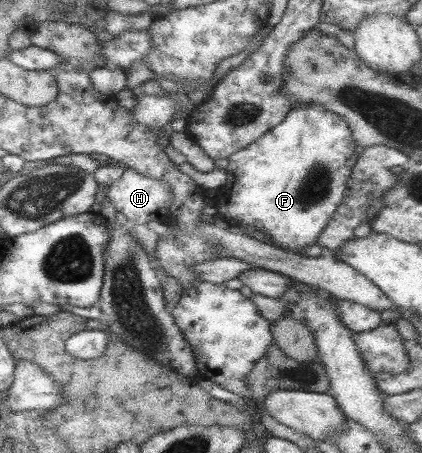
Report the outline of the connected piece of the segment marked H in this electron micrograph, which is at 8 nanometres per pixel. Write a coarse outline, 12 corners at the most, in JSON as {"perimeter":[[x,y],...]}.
{"perimeter":[[128,169],[103,193],[129,225],[170,207],[162,180]]}

